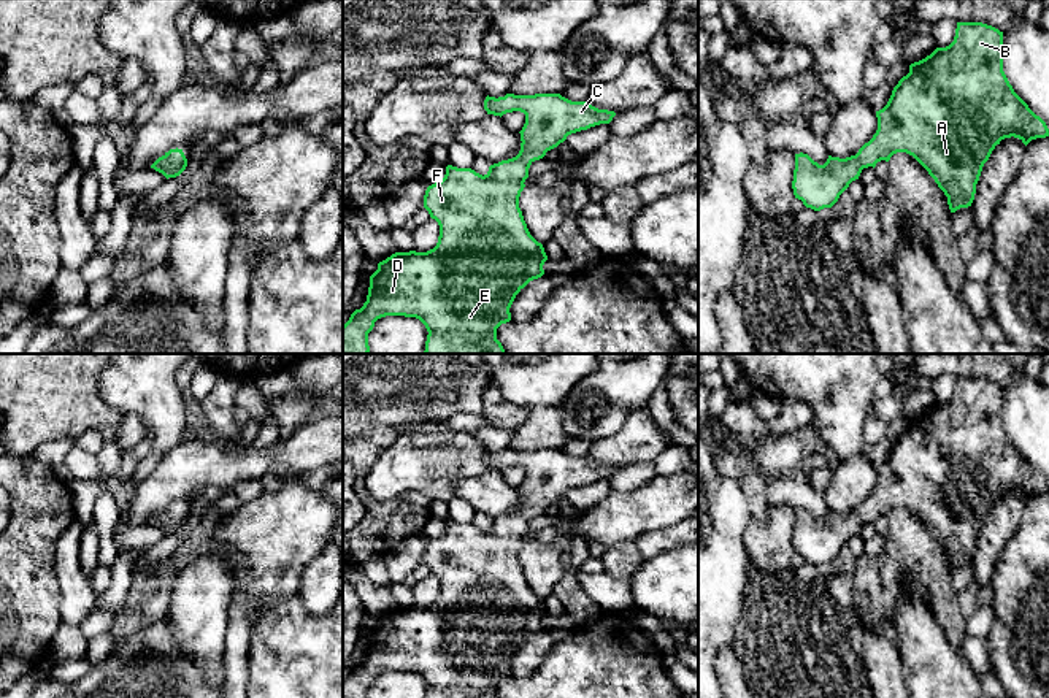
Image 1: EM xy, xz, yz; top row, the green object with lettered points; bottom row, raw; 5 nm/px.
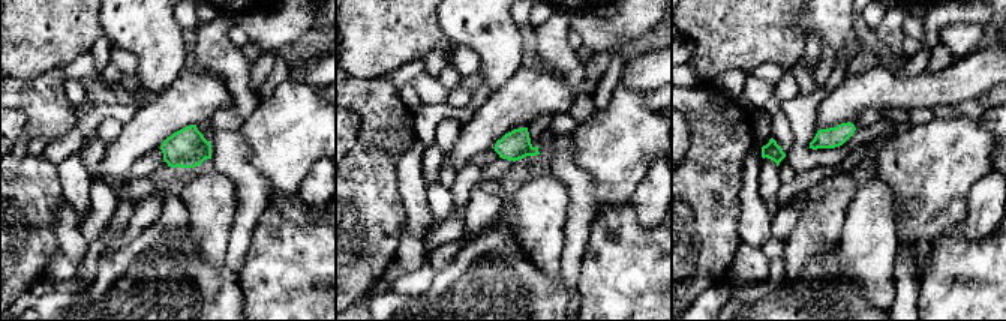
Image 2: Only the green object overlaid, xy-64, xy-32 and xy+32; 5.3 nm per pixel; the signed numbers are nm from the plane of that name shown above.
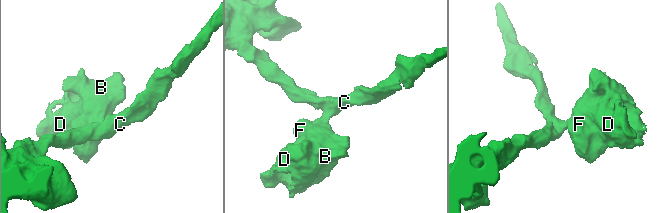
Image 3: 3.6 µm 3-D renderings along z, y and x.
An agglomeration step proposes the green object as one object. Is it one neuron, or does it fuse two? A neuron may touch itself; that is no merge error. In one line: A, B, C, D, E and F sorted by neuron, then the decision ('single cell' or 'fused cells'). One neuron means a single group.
A B C D E F; single cell

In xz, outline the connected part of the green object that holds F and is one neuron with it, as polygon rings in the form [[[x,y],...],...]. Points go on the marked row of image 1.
[[[560,94],[487,95],[484,109],[500,117],[513,111],[525,114],[519,154],[490,165],[484,176],[471,168],[448,165],[444,178],[427,187],[424,208],[440,225],[436,246],[427,252],[395,252],[378,263],[370,276],[367,301],[343,325],[343,354],[368,354],[368,333],[386,316],[419,319],[428,332],[424,354],[505,354],[497,328],[511,320],[509,308],[516,295],[544,274],[548,260],[519,208],[528,168],[568,135],[609,124],[616,113],[589,102],[571,102]]]

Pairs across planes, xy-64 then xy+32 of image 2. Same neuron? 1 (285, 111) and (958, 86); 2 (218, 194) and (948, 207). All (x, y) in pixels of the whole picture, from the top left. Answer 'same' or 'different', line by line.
1: different
2: different

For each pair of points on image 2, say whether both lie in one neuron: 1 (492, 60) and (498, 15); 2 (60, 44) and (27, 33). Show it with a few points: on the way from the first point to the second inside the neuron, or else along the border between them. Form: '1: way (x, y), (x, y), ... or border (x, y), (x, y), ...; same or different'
1: way (497, 50), (497, 26); same
2: way (53, 36), (50, 33), (35, 33); same

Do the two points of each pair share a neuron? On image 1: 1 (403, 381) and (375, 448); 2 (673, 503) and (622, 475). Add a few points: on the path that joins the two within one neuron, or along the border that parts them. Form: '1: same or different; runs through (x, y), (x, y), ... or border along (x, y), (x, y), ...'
1: different; border along (392, 425), (376, 425), (359, 438)
2: different; border along (657, 475), (638, 487), (613, 490)

